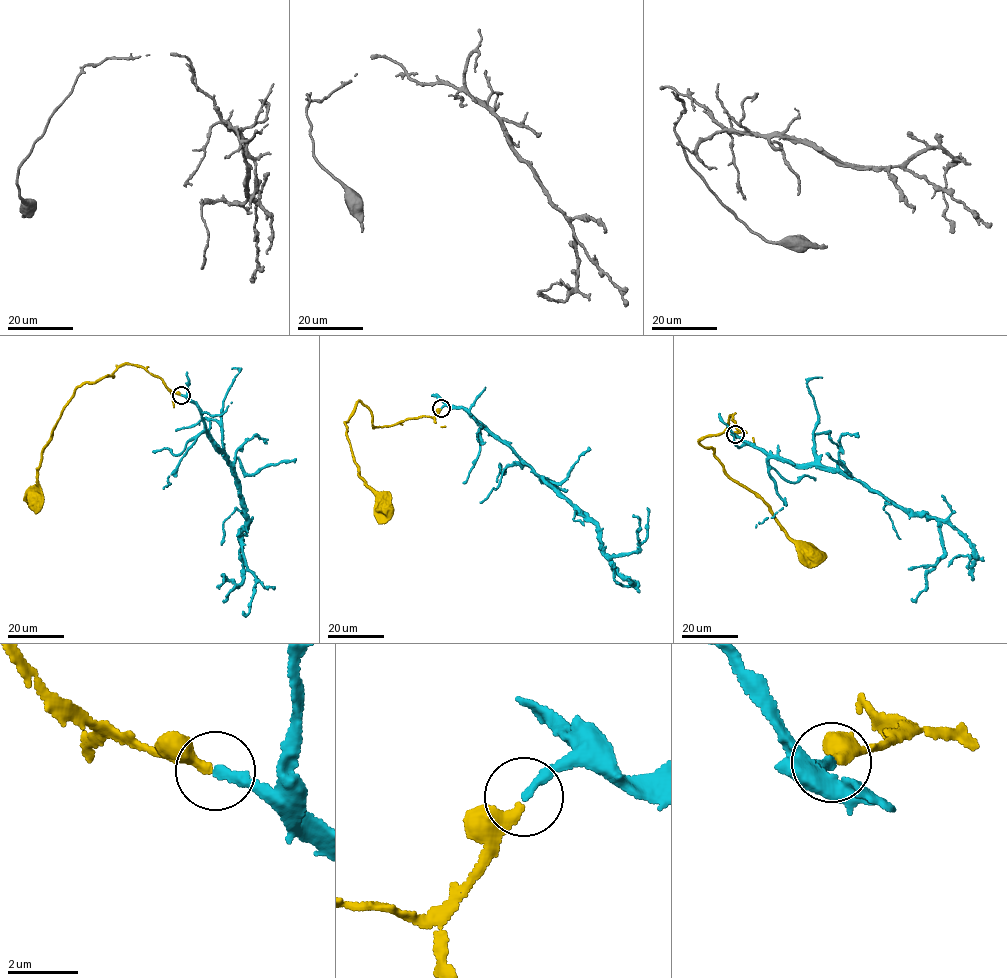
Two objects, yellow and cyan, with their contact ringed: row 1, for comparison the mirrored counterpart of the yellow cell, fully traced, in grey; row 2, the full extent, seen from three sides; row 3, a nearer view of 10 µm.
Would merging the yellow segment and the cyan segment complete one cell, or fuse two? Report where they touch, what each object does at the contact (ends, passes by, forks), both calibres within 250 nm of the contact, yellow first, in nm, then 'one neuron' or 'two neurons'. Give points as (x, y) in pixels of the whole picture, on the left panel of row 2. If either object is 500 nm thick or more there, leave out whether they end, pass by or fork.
place (181, 395); yellow ends; cyan ends; calibres 360 and 260 nm; one neuron

